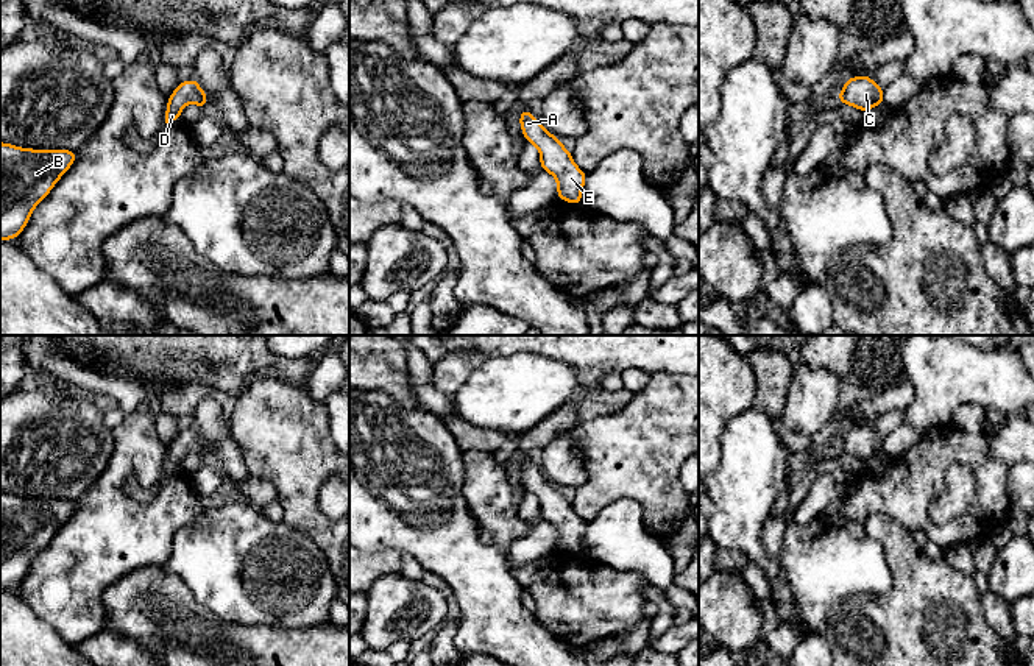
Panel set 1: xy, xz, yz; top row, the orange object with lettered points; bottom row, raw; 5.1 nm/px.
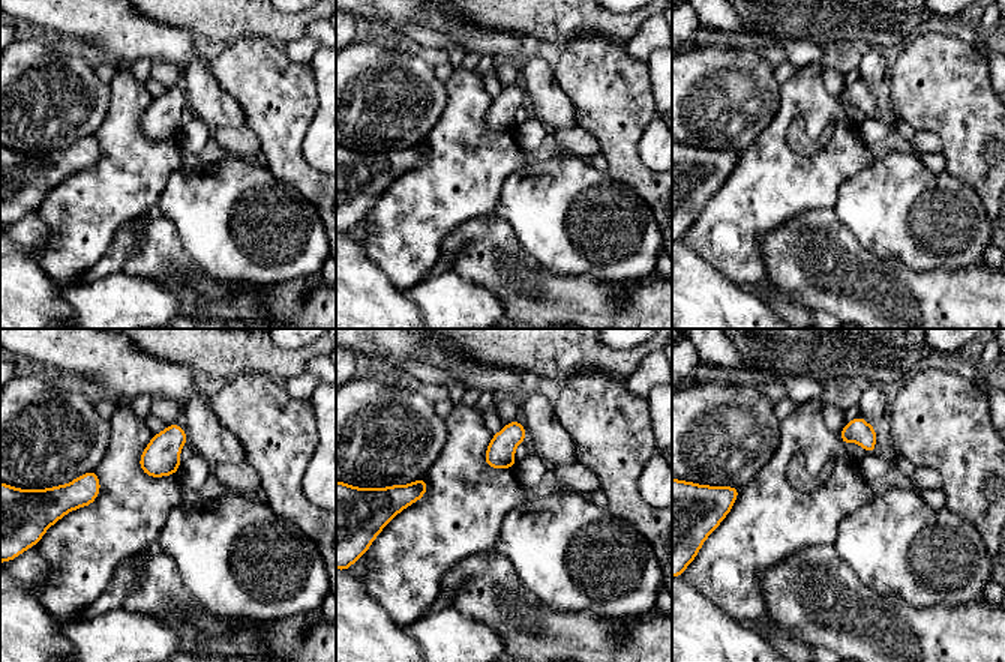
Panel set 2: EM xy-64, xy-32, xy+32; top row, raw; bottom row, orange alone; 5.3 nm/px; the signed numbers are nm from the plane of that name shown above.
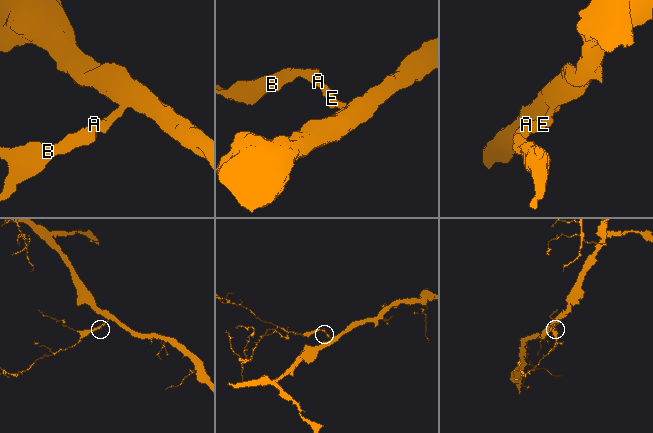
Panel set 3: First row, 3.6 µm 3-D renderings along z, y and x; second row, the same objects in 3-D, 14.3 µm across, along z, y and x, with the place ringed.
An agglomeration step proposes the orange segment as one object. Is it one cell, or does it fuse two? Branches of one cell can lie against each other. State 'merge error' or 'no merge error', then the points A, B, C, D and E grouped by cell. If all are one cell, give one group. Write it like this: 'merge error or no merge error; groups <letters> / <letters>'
no merge error; groups A B C D E

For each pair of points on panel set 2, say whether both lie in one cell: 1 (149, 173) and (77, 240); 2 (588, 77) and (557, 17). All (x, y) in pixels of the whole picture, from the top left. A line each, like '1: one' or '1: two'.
1: one
2: two

